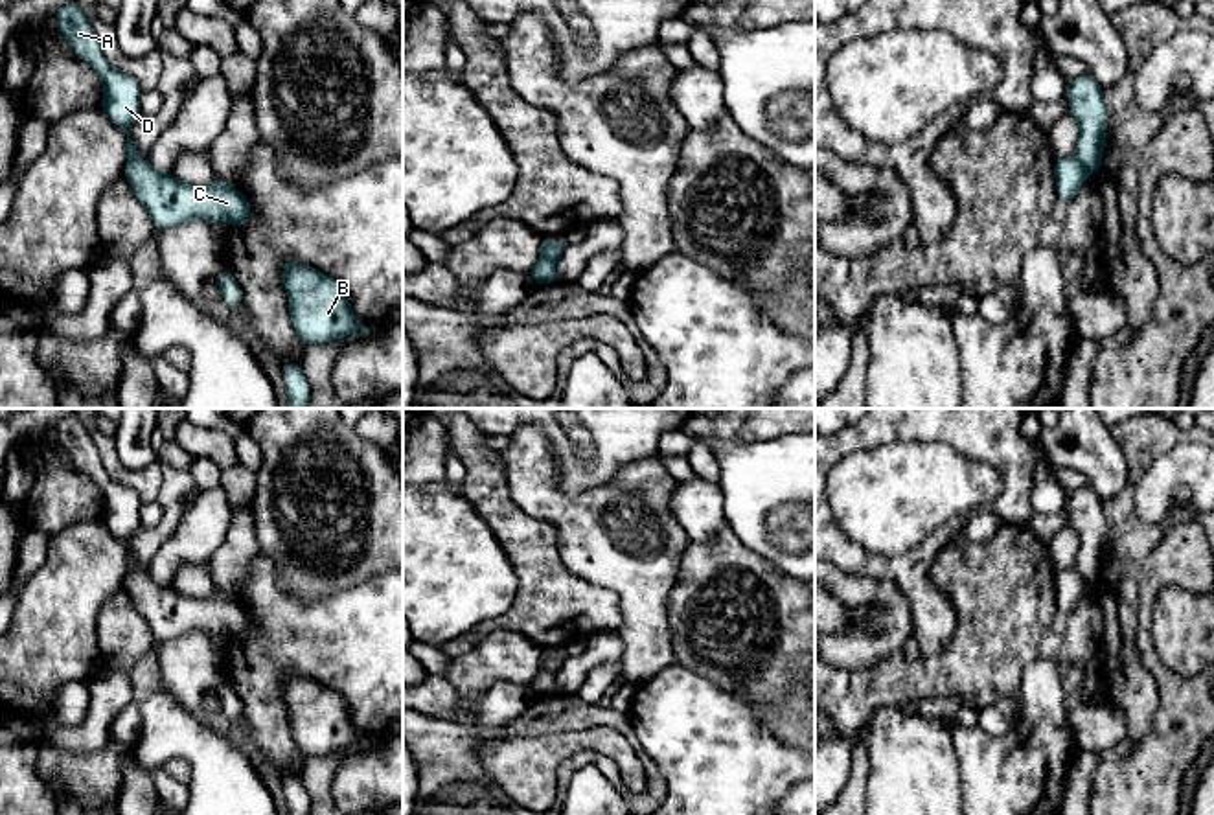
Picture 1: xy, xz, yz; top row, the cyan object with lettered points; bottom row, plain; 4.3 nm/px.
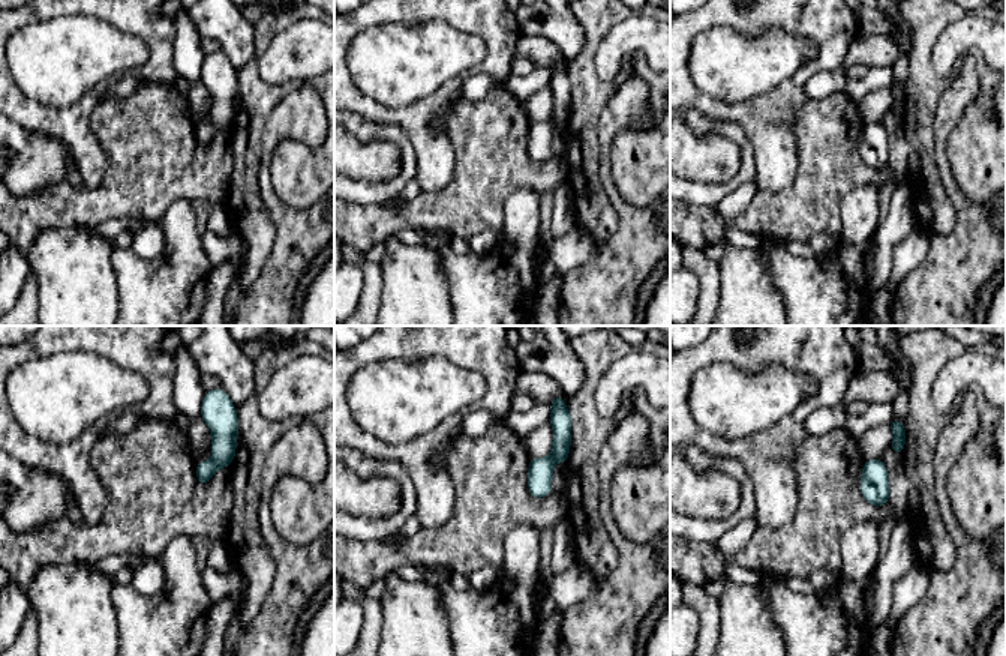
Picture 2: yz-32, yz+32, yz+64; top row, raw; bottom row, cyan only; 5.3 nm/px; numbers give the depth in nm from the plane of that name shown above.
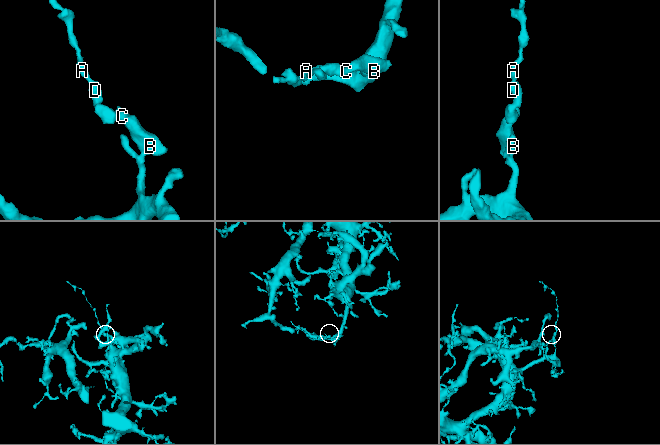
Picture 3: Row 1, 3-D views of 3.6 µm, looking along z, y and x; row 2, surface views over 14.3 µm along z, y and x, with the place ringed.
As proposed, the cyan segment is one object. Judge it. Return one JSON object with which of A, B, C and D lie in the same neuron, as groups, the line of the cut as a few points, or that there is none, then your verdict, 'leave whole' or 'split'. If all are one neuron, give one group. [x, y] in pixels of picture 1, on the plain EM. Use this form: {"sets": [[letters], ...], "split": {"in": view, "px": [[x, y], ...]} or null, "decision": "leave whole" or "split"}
{"sets": [["A", "D"], ["B", "C"]], "split": {"in": "yz", "px": [[1073, 569], [1088, 582]]}, "decision": "split"}

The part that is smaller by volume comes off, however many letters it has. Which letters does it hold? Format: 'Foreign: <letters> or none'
Foreign: A, D

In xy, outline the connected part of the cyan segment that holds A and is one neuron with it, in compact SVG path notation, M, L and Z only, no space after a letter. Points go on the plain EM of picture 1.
M75 414L64 416L53 427L57 430L59 443L68 453L75 467L97 484L103 495L103 511L99 521L114 537L127 545L125 557L129 572L140 570L134 554L129 550L131 537L143 528L140 522L142 500L138 493L109 476L88 429Z

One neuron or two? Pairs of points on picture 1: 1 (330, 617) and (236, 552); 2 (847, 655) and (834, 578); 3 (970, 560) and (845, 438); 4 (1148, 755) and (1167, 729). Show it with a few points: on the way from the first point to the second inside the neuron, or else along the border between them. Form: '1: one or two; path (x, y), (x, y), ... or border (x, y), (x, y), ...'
1: two; border (260, 552), (249, 565), (249, 580), (238, 600)
2: one; path (878, 642), (891, 630), (891, 608), (865, 591)
3: two; border (950, 543), (931, 565), (929, 578), (933, 584)
4: one; path (1154, 749), (1167, 734)

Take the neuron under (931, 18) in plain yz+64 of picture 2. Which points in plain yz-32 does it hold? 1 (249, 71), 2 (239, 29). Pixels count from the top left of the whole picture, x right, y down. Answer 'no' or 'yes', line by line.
1: yes
2: no

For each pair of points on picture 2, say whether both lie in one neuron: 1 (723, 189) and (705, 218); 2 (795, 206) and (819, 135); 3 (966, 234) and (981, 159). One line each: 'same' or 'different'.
1: different
2: same
3: different

